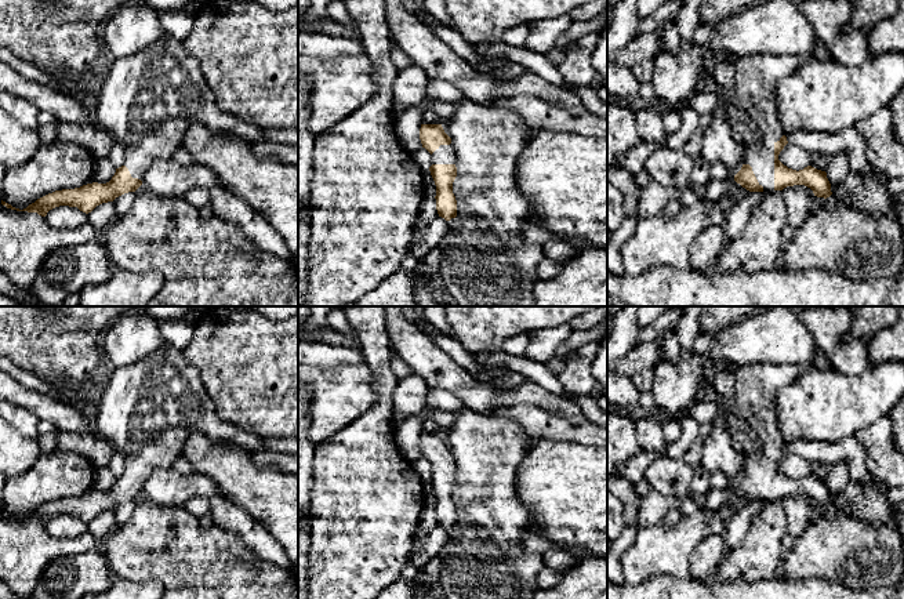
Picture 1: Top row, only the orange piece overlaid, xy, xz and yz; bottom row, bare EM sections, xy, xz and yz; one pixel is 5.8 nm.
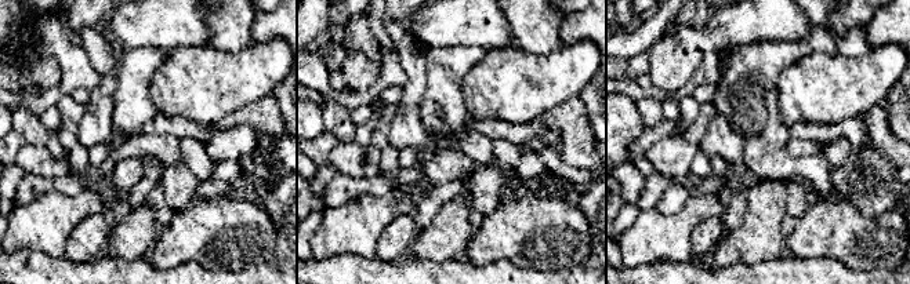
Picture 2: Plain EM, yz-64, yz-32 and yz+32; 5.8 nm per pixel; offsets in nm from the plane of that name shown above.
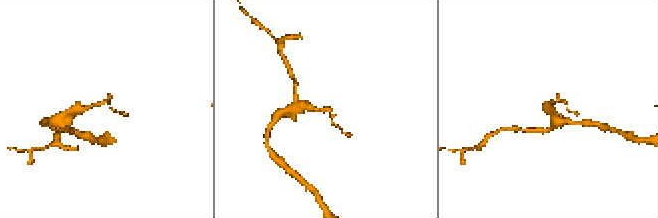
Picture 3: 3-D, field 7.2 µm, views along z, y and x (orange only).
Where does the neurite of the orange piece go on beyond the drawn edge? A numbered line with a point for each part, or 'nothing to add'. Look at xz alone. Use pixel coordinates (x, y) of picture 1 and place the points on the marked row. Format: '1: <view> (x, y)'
1: xz (445, 155)

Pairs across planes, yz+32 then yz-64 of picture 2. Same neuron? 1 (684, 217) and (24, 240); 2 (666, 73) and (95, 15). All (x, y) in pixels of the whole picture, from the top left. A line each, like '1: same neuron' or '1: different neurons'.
1: same neuron
2: different neurons

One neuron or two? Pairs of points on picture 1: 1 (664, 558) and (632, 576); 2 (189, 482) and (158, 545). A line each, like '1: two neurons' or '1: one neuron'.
1: one neuron
2: two neurons

